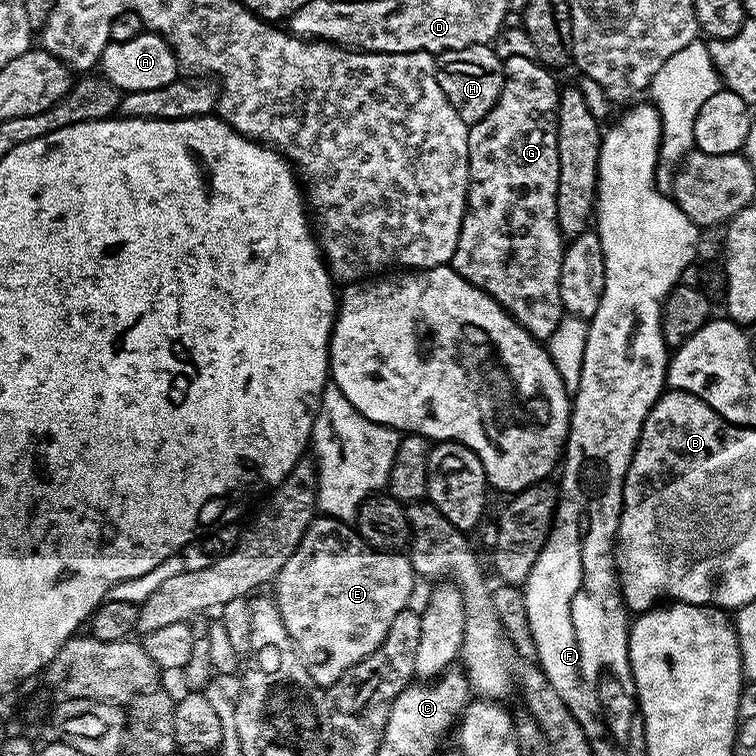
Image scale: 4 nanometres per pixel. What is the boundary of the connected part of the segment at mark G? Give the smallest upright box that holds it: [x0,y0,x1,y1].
[450,55,566,342]

